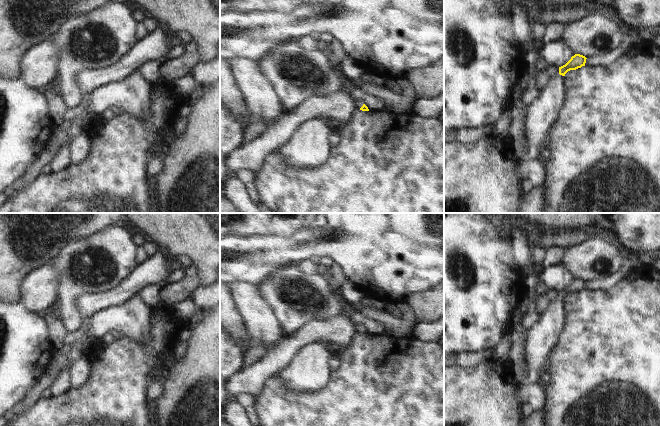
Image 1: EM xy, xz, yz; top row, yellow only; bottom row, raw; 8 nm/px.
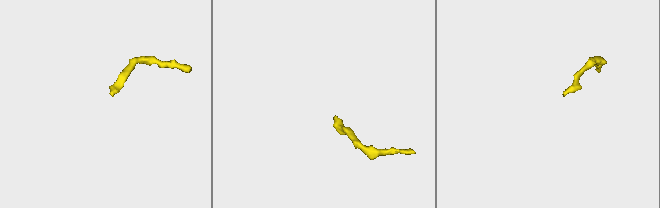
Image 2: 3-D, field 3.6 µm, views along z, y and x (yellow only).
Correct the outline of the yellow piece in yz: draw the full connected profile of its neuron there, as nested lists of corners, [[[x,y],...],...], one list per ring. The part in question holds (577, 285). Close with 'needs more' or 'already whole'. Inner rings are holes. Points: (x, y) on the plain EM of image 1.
[[[575,278],[563,290],[559,298],[550,303],[539,322],[534,324],[525,335],[525,362],[527,367],[526,383],[539,382],[541,373],[547,370],[549,356],[559,341],[565,326],[565,298],[585,290],[586,281]]]; needs more

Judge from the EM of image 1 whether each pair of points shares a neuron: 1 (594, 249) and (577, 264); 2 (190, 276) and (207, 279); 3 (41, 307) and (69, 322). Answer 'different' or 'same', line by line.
1: same
2: different
3: different

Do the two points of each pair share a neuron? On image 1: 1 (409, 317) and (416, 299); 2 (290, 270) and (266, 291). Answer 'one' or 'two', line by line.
1: two
2: one

